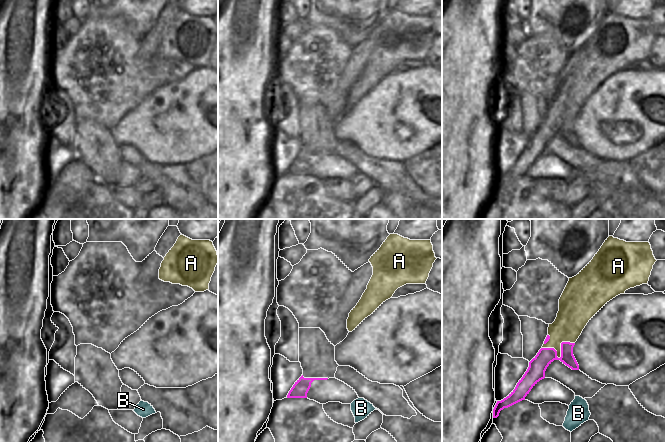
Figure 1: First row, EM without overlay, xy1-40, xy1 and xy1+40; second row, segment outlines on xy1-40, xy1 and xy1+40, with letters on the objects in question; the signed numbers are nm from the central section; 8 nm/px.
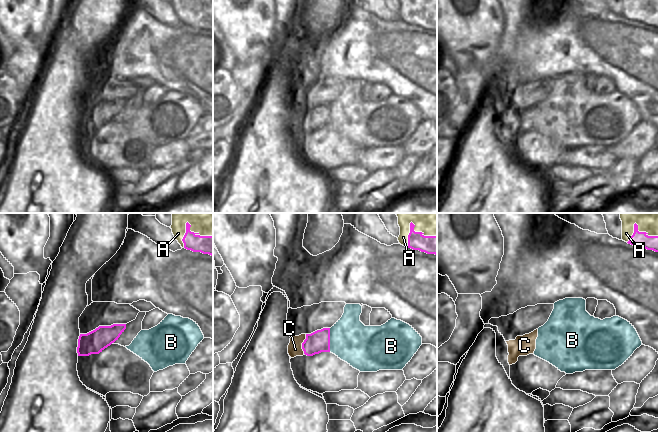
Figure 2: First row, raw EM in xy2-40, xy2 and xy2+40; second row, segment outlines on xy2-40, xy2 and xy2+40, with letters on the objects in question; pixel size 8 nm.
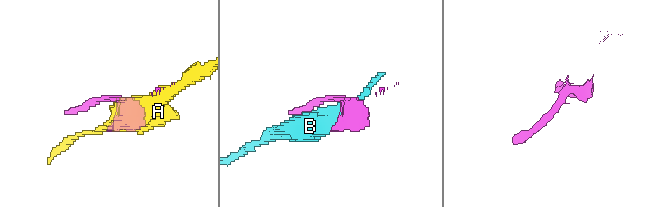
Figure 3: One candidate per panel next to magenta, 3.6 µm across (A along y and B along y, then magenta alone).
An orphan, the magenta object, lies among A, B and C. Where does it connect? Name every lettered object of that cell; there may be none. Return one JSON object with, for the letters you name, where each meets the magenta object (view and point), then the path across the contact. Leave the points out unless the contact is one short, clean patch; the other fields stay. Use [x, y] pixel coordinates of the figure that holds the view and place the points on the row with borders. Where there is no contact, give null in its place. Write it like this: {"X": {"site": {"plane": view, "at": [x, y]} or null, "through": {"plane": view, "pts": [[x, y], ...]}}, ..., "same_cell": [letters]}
{"C": {"site": {"plane": "xy2", "at": [302, 344]}, "through": {"plane": "xy2", "pts": [[319, 341], [312, 344], [302, 344], [295, 349]]}}, "same_cell": ["C"]}

